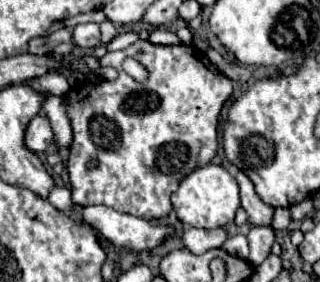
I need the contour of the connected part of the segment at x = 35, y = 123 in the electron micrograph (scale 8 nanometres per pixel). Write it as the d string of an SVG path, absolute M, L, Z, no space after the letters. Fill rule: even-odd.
M36 115L28 123L28 127L26 127L24 145L26 145L26 149L30 149L34 153L40 153L40 151L46 151L50 143L54 143L52 129L50 129L50 121L44 115Z

